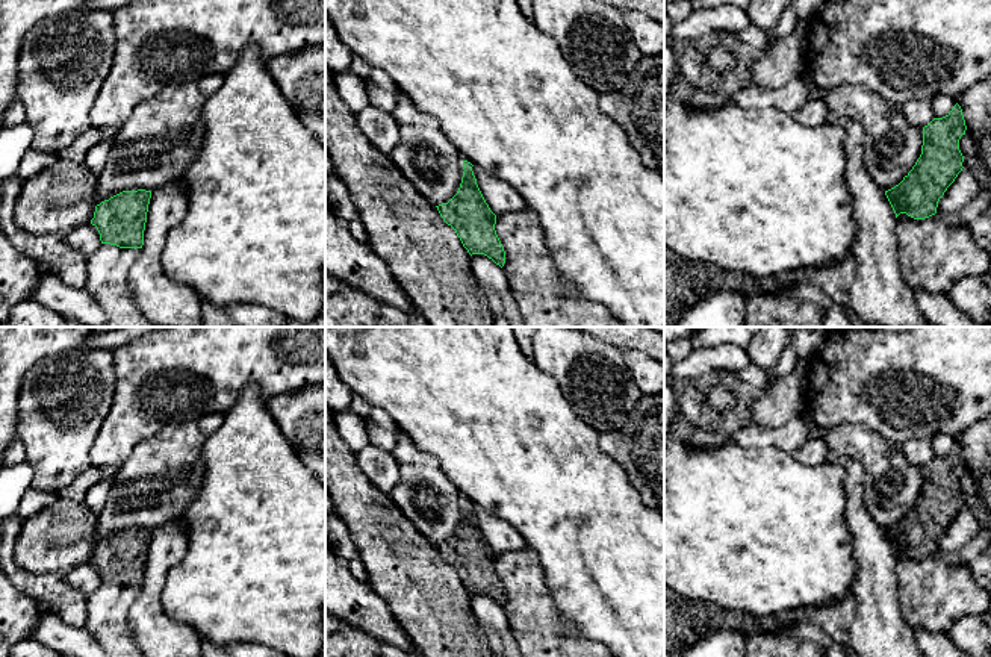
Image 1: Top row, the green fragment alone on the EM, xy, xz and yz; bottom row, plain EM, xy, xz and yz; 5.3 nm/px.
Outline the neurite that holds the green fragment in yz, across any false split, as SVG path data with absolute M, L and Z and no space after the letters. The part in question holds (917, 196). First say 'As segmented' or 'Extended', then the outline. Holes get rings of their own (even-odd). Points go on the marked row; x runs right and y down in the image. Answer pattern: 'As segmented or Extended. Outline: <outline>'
As segmented. Outline: M956 103L943 118L923 127L921 154L912 170L885 195L896 213L924 220L937 213L938 201L962 171L964 156L959 139L967 126Z

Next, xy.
As segmented. Outline: M123 191L97 204L91 224L97 227L101 244L120 248L142 248L150 198L151 191Z

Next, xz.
As segmented. Outline: M463 160L464 171L457 194L436 207L471 256L484 254L502 268L505 251L495 230L496 215L486 203L472 167L471 162Z

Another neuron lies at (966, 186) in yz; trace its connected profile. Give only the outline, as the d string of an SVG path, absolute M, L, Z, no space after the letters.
M962 168L955 182L947 188L938 201L937 213L953 218L964 206L967 206L982 191L977 174L968 168Z

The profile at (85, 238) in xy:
M91 223L74 227L64 235L64 241L70 248L86 257L92 256L101 245L100 233Z

